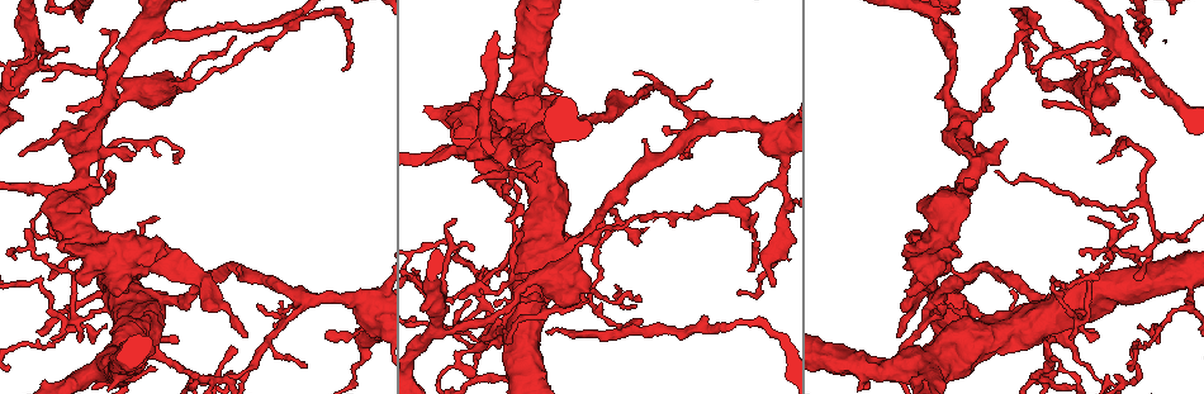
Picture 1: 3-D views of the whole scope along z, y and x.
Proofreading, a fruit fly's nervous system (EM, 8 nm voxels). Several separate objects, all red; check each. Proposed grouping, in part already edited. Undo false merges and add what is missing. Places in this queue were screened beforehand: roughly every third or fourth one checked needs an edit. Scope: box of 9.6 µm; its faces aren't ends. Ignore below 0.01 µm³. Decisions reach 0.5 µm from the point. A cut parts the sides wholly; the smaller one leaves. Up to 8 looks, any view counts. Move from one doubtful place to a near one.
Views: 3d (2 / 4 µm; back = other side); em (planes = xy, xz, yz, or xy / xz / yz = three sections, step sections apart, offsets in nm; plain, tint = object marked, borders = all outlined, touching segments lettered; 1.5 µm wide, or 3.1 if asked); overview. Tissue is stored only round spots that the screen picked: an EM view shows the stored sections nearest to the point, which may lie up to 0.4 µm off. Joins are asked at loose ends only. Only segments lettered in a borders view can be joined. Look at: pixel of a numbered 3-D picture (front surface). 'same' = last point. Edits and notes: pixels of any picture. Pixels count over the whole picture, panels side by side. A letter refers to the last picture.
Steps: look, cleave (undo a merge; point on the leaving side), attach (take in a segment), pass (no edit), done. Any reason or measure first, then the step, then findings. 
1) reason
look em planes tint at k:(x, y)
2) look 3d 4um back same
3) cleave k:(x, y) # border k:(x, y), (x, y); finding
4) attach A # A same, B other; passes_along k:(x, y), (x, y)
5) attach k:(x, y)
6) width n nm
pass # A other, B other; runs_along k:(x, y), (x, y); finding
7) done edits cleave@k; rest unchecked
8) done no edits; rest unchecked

two arms in line, one across
look 3d 4um at 1:(1047, 346)

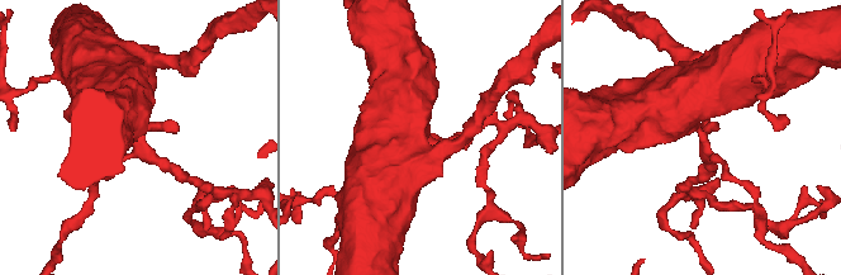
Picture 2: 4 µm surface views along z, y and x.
look em xy step 4 tint at 2:(701, 131)

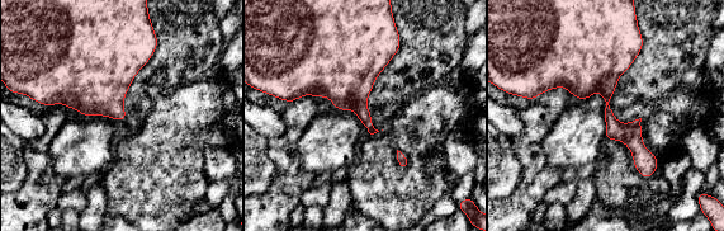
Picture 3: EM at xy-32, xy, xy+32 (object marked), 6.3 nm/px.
another direction
look em planes borders same

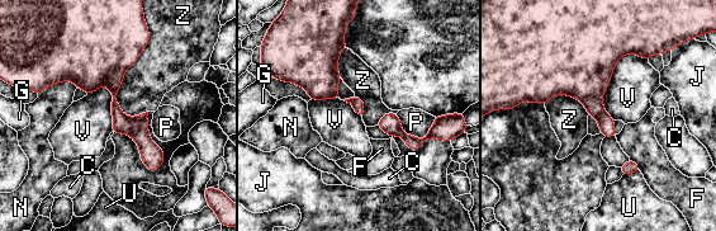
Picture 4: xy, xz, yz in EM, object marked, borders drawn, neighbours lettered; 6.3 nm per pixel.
width 80 nm
pass # C other, F other, G other, J other, N other, P other, U other, V other, Z other; border 4:(632, 52), (603, 93), (613, 119); one neuron here

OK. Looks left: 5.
thin end
look 3d 2um at 1:(1030, 68)

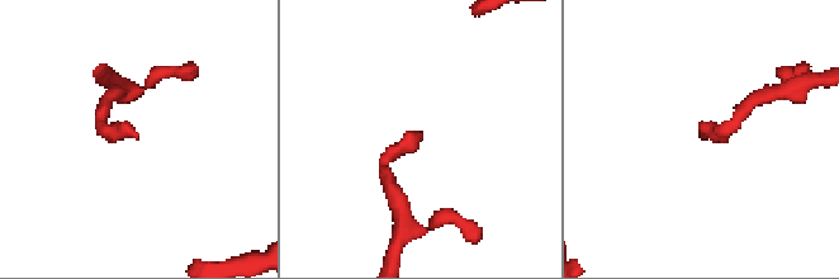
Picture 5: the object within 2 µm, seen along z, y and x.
need the tissue
look em xy step 8 borders at 5:(415, 134)

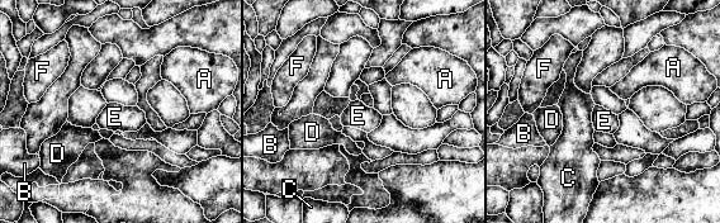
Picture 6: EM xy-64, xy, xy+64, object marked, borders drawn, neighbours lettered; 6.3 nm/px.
look em planes borders same

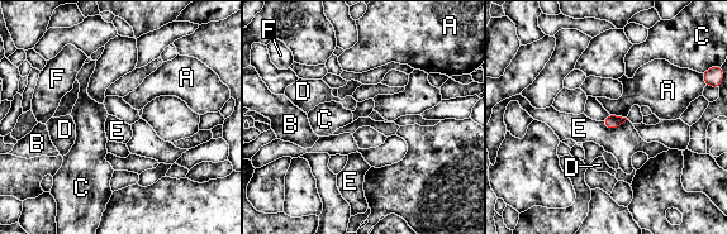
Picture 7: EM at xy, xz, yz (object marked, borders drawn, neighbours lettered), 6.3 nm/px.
longest_contact E 170 nm
pass # A other, B other, C other, D other, E other, F other; border 7:(627, 119), (616, 128), (602, 123); no lettered segment goes on from it

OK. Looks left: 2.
end of a long branch
look em planes borders at 1:(547, 331)

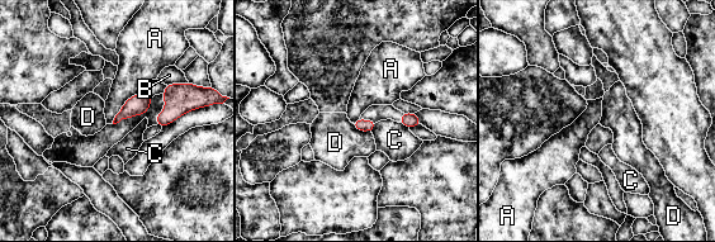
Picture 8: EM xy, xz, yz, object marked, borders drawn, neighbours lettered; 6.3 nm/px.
pass # A other, B other, C other, D other; border 8:(138, 93), (123, 104), (112, 123); none of them fits

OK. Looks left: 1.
done no edits; rest unchecked

